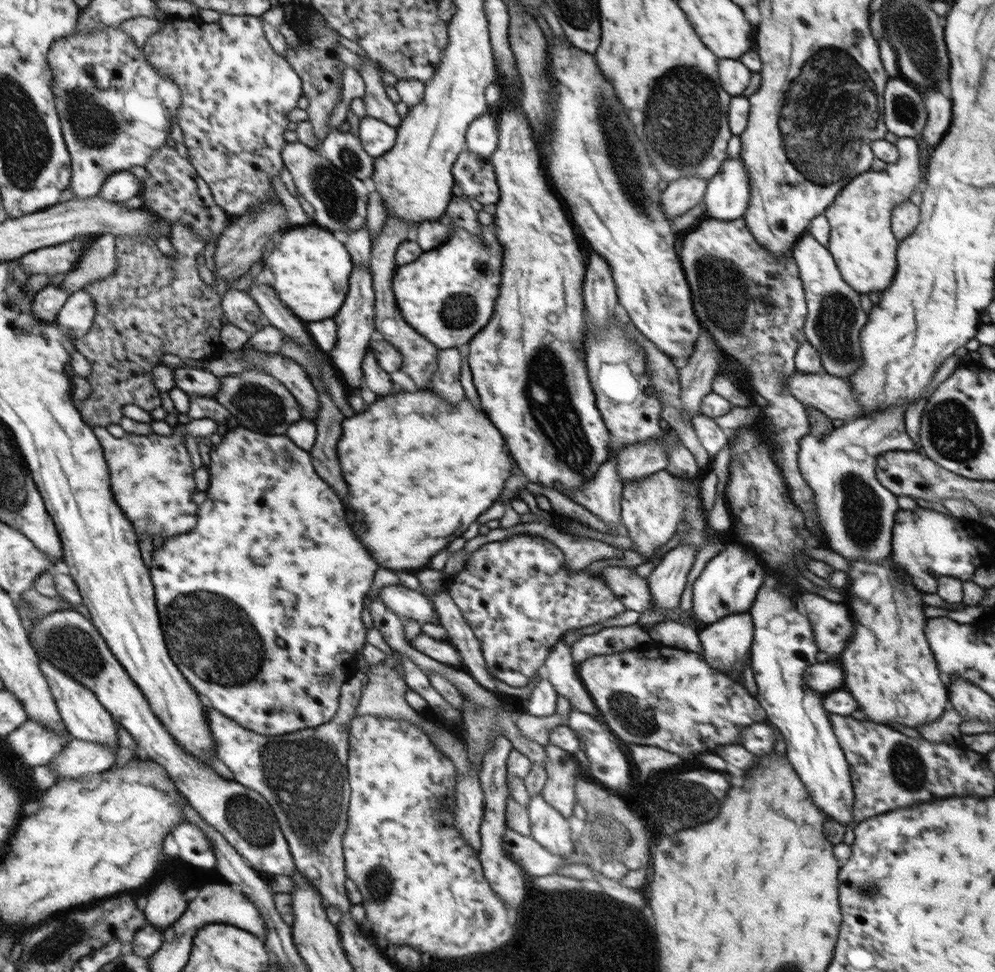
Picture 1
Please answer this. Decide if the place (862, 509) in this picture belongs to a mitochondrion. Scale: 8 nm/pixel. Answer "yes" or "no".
yes

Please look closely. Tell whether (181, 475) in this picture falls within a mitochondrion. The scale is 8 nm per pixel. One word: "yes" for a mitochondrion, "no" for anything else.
no

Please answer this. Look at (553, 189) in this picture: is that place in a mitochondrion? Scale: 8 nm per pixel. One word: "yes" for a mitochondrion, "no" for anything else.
no

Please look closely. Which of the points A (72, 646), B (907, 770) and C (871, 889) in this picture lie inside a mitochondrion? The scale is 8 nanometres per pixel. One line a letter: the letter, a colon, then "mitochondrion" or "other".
A: mitochondrion
B: mitochondrion
C: mitochondrion

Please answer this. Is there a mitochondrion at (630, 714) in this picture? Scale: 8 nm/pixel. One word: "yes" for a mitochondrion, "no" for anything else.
yes

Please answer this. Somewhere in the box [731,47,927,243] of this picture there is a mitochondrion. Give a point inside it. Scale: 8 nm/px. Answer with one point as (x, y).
(905, 111)

